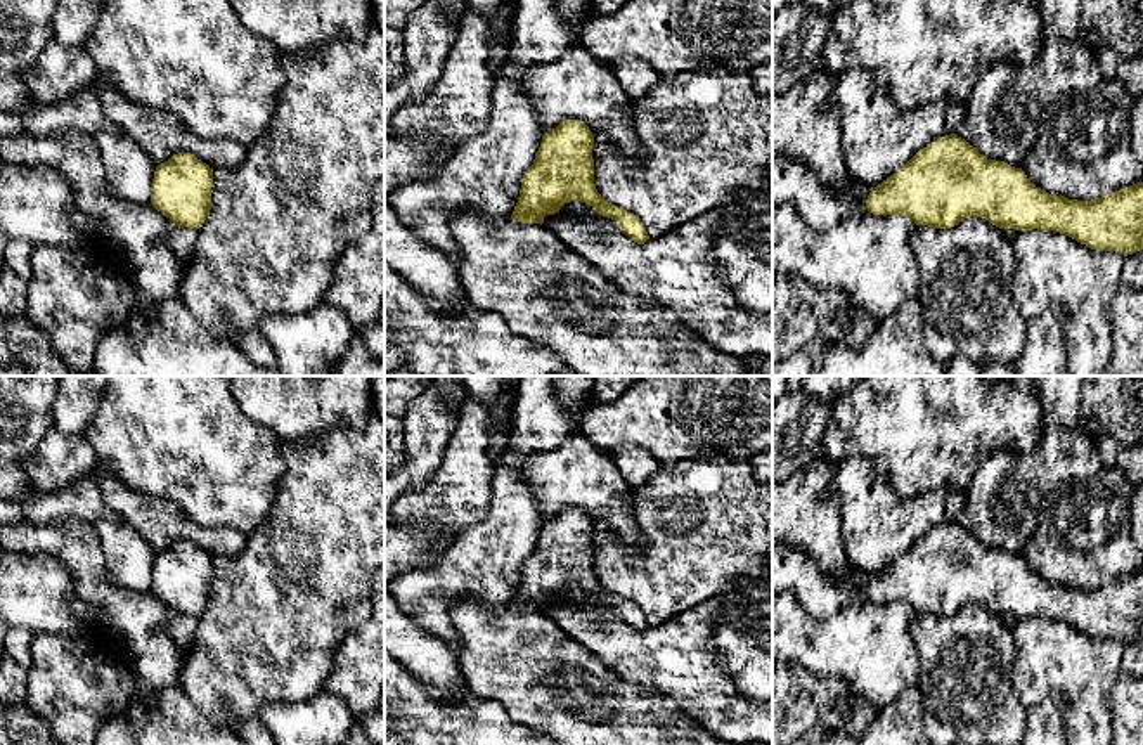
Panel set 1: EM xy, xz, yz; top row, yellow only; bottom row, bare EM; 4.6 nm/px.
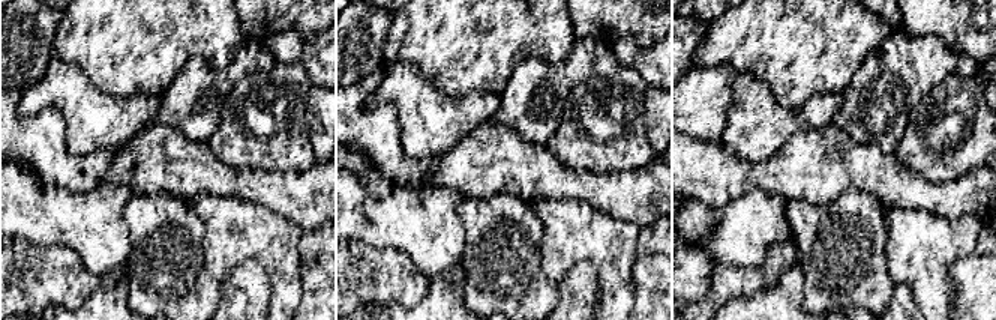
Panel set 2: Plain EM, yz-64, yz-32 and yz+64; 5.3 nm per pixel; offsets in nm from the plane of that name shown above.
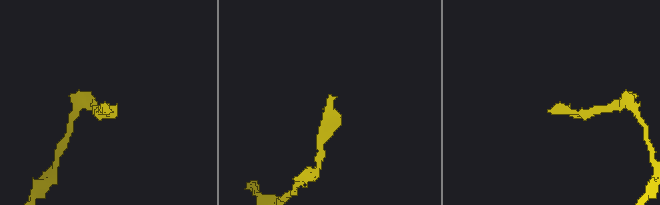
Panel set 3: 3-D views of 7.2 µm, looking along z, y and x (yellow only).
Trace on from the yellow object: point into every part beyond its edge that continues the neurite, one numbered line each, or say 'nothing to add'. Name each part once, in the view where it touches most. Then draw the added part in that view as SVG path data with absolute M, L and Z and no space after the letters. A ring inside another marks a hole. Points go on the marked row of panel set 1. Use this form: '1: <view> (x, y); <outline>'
1: yz (795, 184); M786 156L772 158L772 206L779 204L791 204L816 230L868 213L864 201L833 191L814 170Z

